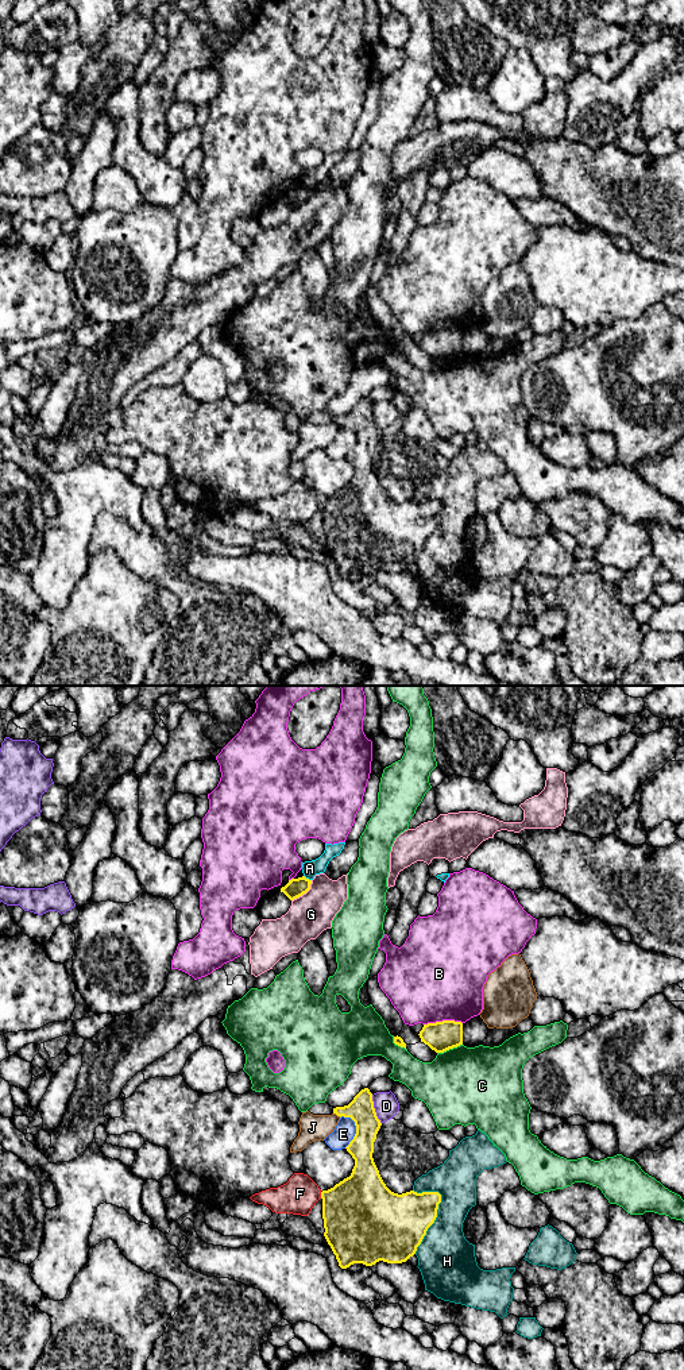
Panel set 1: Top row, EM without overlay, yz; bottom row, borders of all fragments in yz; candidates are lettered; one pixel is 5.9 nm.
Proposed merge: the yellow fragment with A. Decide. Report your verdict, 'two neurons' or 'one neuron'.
two neurons

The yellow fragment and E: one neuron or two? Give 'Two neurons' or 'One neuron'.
Two neurons

